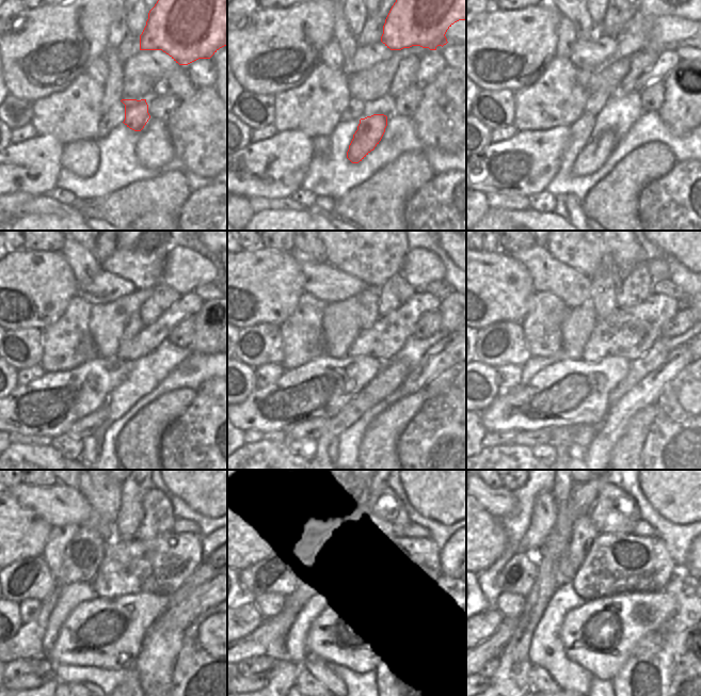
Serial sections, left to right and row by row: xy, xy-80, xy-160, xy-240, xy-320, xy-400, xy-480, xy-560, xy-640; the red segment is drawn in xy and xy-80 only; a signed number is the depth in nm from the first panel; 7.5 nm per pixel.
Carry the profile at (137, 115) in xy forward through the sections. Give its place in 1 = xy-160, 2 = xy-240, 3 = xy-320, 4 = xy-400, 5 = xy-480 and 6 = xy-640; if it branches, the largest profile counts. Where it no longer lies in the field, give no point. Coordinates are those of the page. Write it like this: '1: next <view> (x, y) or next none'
1: next xy-160 (595, 153)
2: next xy-240 (94, 423)
3: next xy-320 (312, 429)
4: next xy-400 (530, 438)
5: next xy-480 (29, 681)
6: next xy-640 (488, 679)

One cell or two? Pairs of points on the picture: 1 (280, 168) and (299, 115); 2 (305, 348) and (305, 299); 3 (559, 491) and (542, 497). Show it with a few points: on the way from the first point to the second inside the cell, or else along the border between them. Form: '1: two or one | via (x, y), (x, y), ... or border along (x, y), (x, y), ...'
1: two | border along (276, 130), (300, 130), (312, 138)
2: one | via (305, 336), (305, 311)
3: two | border along (550, 491), (555, 502), (556, 512)

